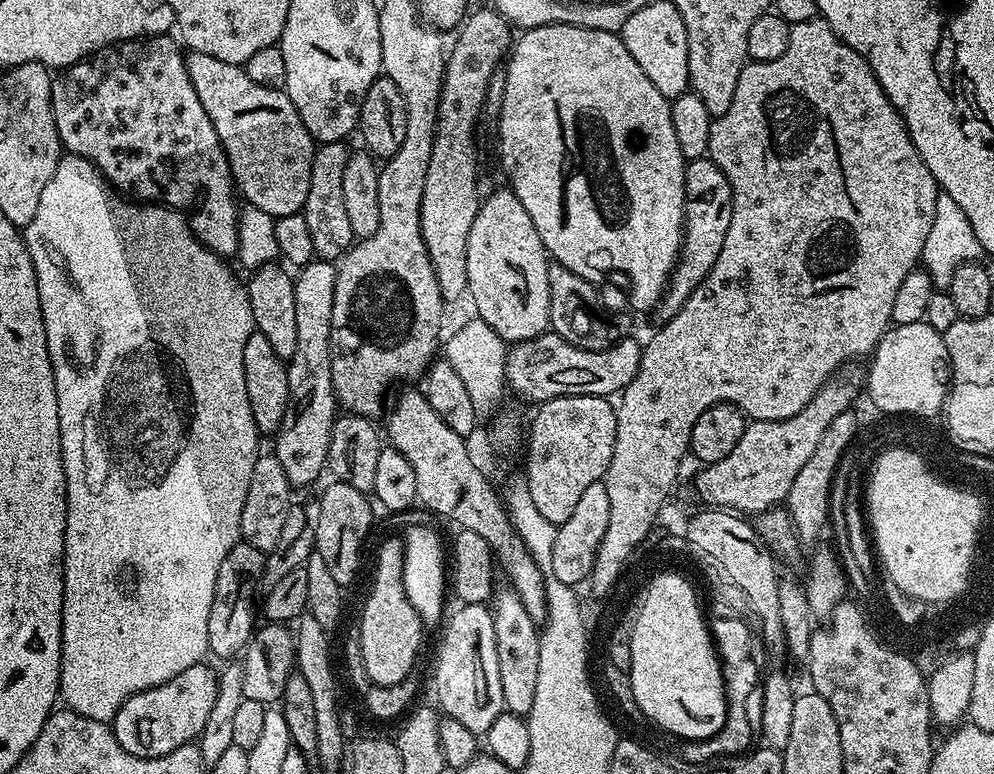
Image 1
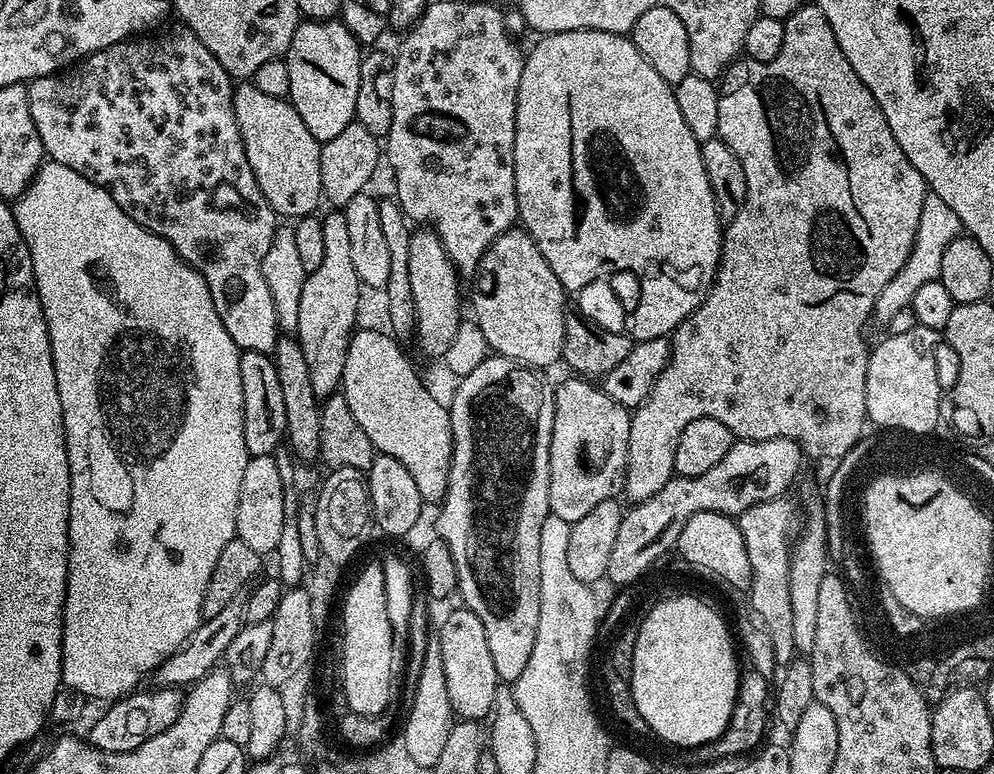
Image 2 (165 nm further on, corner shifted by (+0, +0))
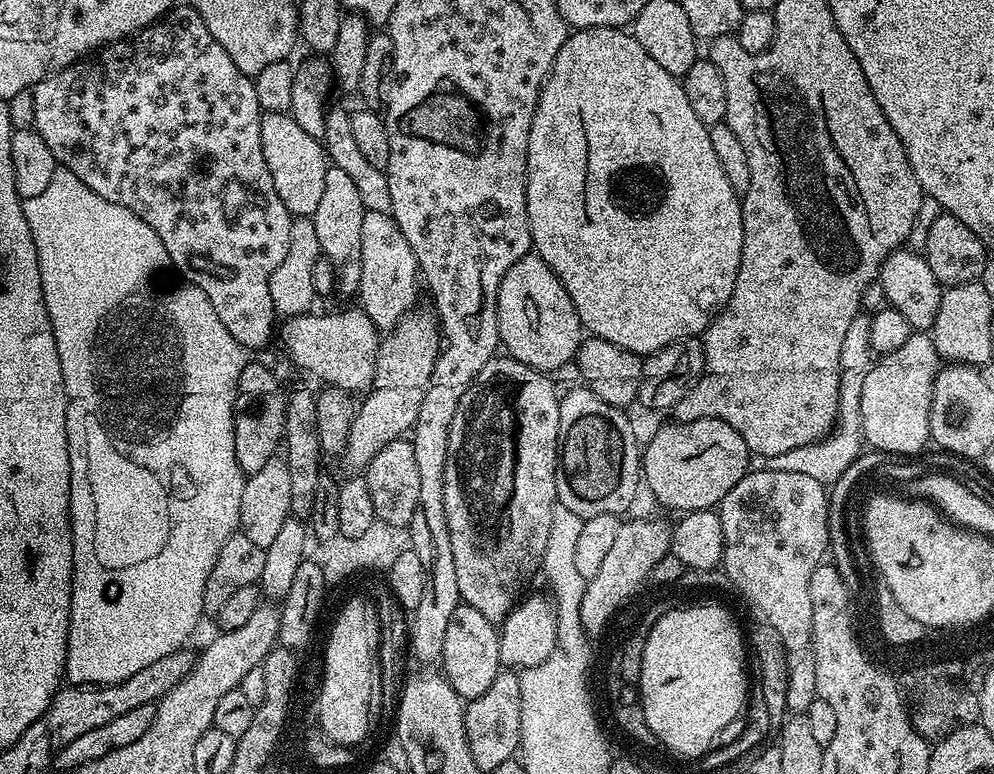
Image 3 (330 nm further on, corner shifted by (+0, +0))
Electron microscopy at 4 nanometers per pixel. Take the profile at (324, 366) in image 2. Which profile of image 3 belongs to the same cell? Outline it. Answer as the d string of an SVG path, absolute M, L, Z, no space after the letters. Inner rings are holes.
M335 166L329 167L326 174L326 186L322 190L322 199L318 210L314 210L312 221L314 231L318 233L318 246L321 253L330 258L336 275L336 292L339 295L355 297L362 282L362 218L365 211L358 186L352 179Z

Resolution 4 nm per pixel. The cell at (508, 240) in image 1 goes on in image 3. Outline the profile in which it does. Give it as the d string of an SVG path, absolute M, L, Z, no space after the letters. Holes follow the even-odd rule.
M535 254L523 256L502 278L502 286L498 286L498 334L503 351L511 359L530 366L535 372L553 374L559 368L564 368L576 359L576 351L580 349L582 339L582 325L578 314L574 310L574 302L570 302L570 294L566 294L566 286L562 286L560 279L542 262L542 258Z

